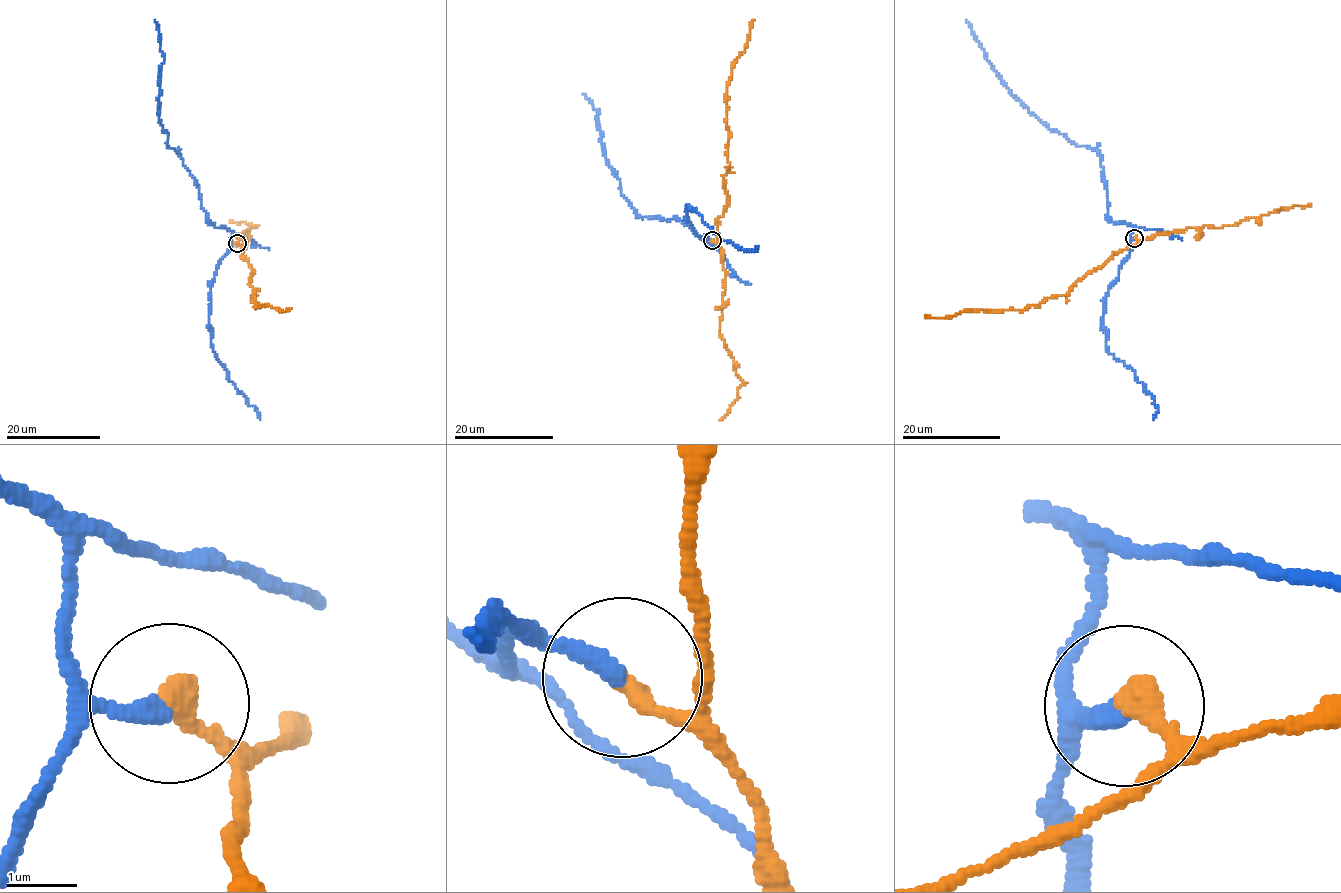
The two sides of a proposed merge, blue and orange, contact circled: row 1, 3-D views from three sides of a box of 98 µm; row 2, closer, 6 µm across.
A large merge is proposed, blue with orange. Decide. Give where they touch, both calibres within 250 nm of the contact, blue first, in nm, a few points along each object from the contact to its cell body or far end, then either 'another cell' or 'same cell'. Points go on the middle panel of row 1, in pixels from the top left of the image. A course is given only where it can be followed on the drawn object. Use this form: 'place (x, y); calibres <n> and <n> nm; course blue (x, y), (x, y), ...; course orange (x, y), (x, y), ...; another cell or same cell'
place (712, 240); calibres 280 and 320 nm; course blue (713, 240), (704, 239), (675, 218), (636, 214), (620, 190), (617, 173), (608, 166), (599, 111), (583, 95); course orange (713, 240), (718, 241), (718, 221), (727, 204), (723, 178), (730, 167), (726, 87), (754, 20); another cell

